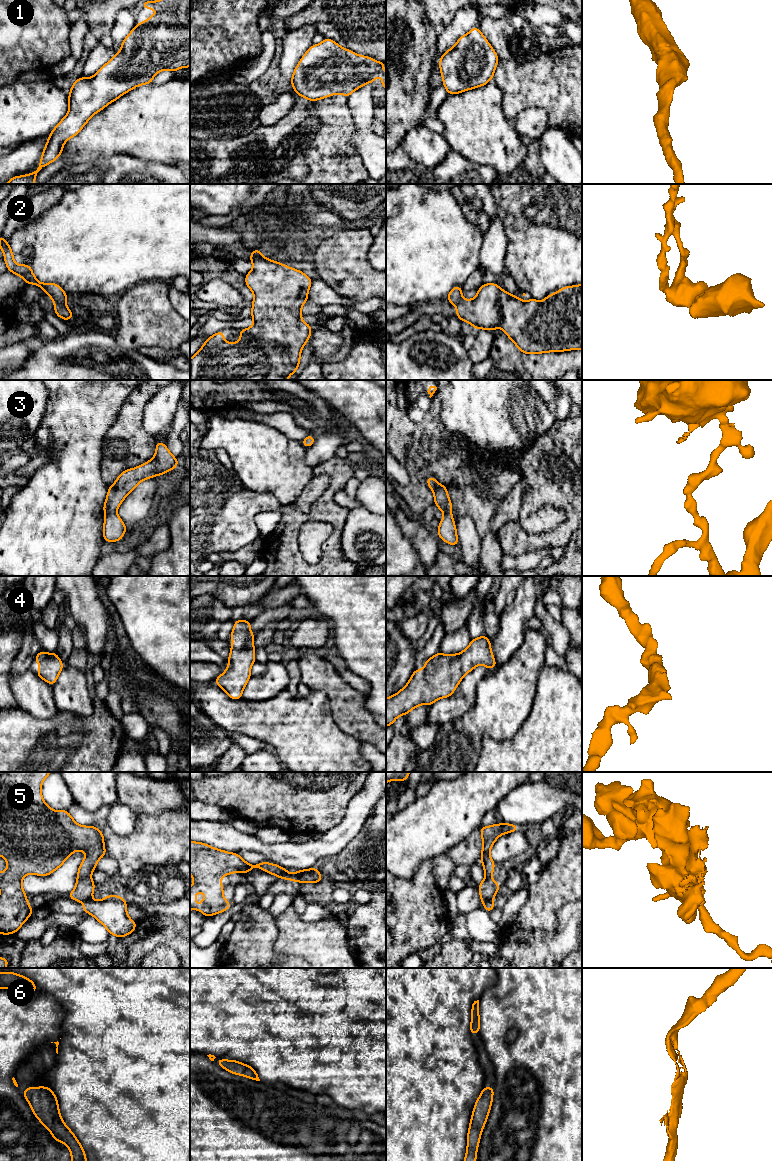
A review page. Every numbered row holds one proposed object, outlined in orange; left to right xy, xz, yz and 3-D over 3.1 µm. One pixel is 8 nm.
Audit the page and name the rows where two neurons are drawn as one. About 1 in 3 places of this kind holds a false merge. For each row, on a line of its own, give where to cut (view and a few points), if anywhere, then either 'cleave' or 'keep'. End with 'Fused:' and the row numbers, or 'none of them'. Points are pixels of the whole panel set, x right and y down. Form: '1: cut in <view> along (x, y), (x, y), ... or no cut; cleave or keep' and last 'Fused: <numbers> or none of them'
1: no cut; keep
2: cut in xy along (64, 303), (55, 304); cleave
3: no cut; keep
4: no cut; keep
5: cut in xz along (285, 869), (280, 877); cleave
6: no cut; keep
Fused: 2, 5

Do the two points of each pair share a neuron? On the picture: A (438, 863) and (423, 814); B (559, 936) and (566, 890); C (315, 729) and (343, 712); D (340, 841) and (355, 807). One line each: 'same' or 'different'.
A: different
B: different
C: different
D: same

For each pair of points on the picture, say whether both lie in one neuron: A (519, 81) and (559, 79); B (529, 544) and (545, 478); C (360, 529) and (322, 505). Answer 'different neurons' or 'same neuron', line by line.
A: same neuron
B: same neuron
C: different neurons

